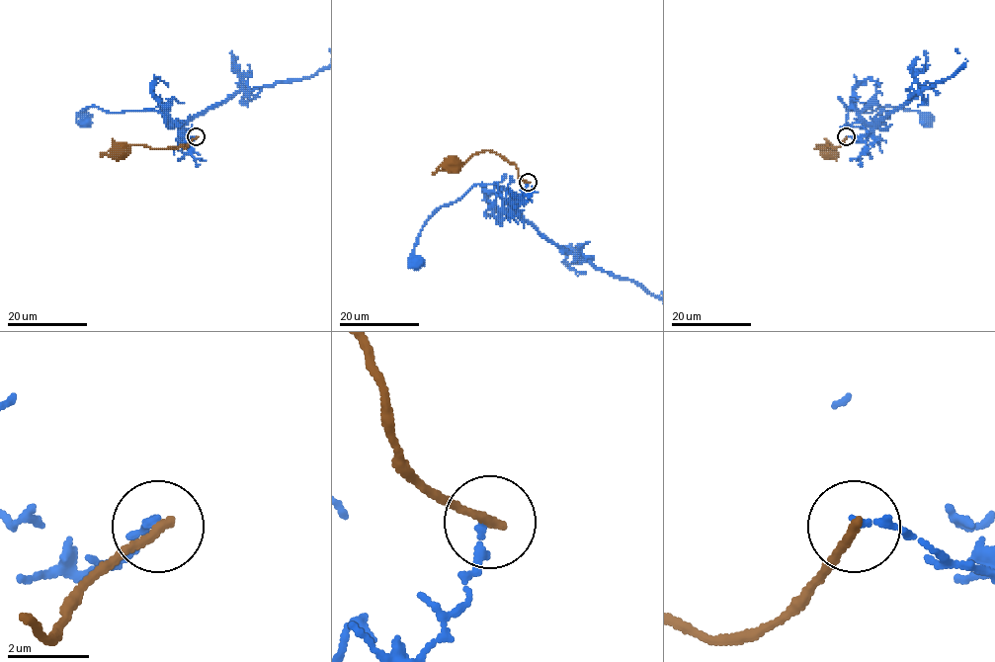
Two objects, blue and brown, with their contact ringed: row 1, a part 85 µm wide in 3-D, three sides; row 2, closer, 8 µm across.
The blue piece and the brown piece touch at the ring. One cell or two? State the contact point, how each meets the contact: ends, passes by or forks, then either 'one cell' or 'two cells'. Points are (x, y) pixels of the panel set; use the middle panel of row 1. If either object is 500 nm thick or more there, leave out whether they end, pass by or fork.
(528, 182) | blue ends | brown ends | two cells

